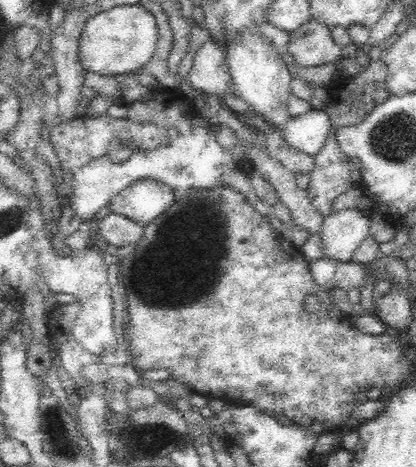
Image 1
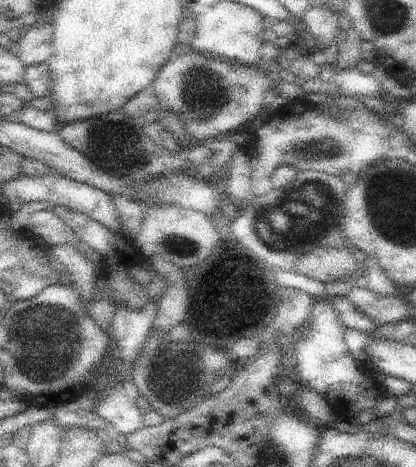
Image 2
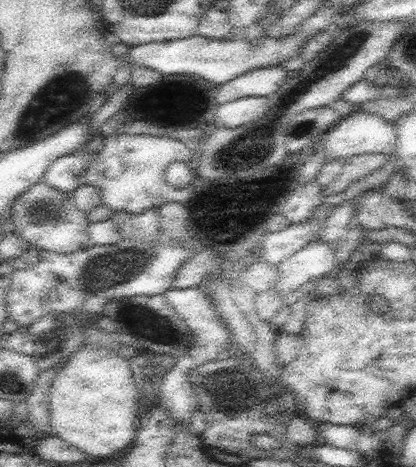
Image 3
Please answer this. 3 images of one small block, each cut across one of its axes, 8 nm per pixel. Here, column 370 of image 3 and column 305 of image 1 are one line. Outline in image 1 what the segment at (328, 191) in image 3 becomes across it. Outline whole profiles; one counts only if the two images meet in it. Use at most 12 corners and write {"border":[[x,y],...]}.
{"border":[[278,130],[266,152],[292,174],[312,174],[316,158],[290,148]]}

